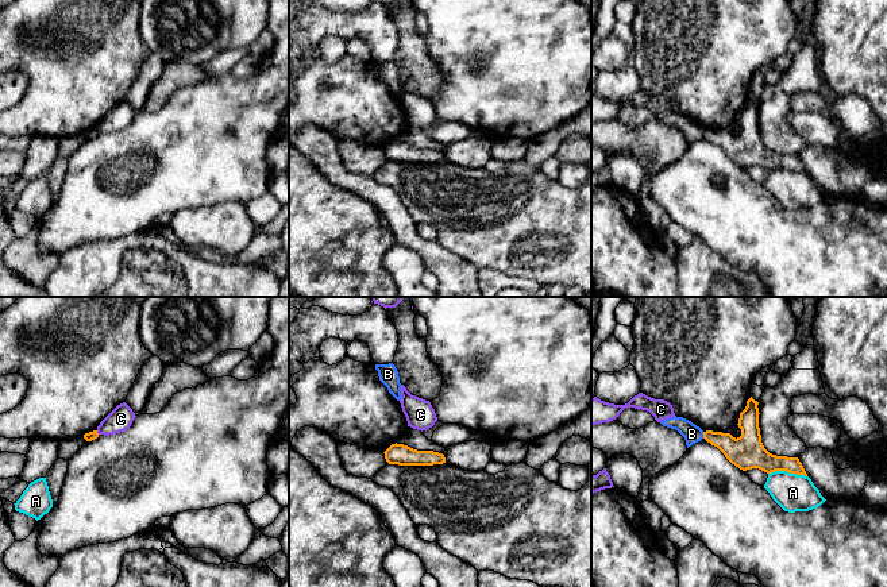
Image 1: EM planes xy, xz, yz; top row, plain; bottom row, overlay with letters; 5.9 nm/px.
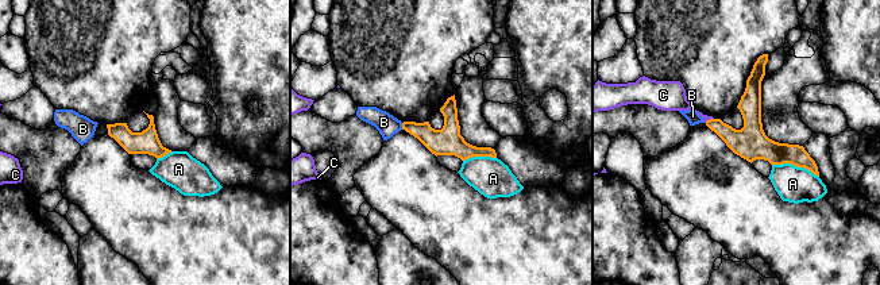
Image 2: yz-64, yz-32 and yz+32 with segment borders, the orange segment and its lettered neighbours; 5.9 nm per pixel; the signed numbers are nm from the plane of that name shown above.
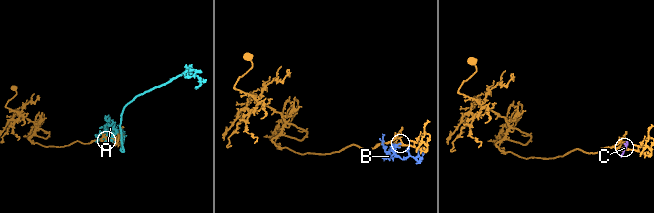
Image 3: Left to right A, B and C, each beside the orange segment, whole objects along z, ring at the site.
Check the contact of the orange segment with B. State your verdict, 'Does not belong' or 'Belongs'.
Does not belong

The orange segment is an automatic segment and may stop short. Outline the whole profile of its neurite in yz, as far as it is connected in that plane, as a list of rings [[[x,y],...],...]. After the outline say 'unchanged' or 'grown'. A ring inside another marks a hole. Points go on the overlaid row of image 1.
[[[752,397],[747,401],[745,409],[740,413],[740,437],[730,433],[703,432],[703,439],[717,447],[725,457],[743,471],[759,468],[767,474],[787,471],[790,474],[807,476],[798,457],[776,456],[770,453],[763,443],[759,428],[759,402]]]; unchanged

